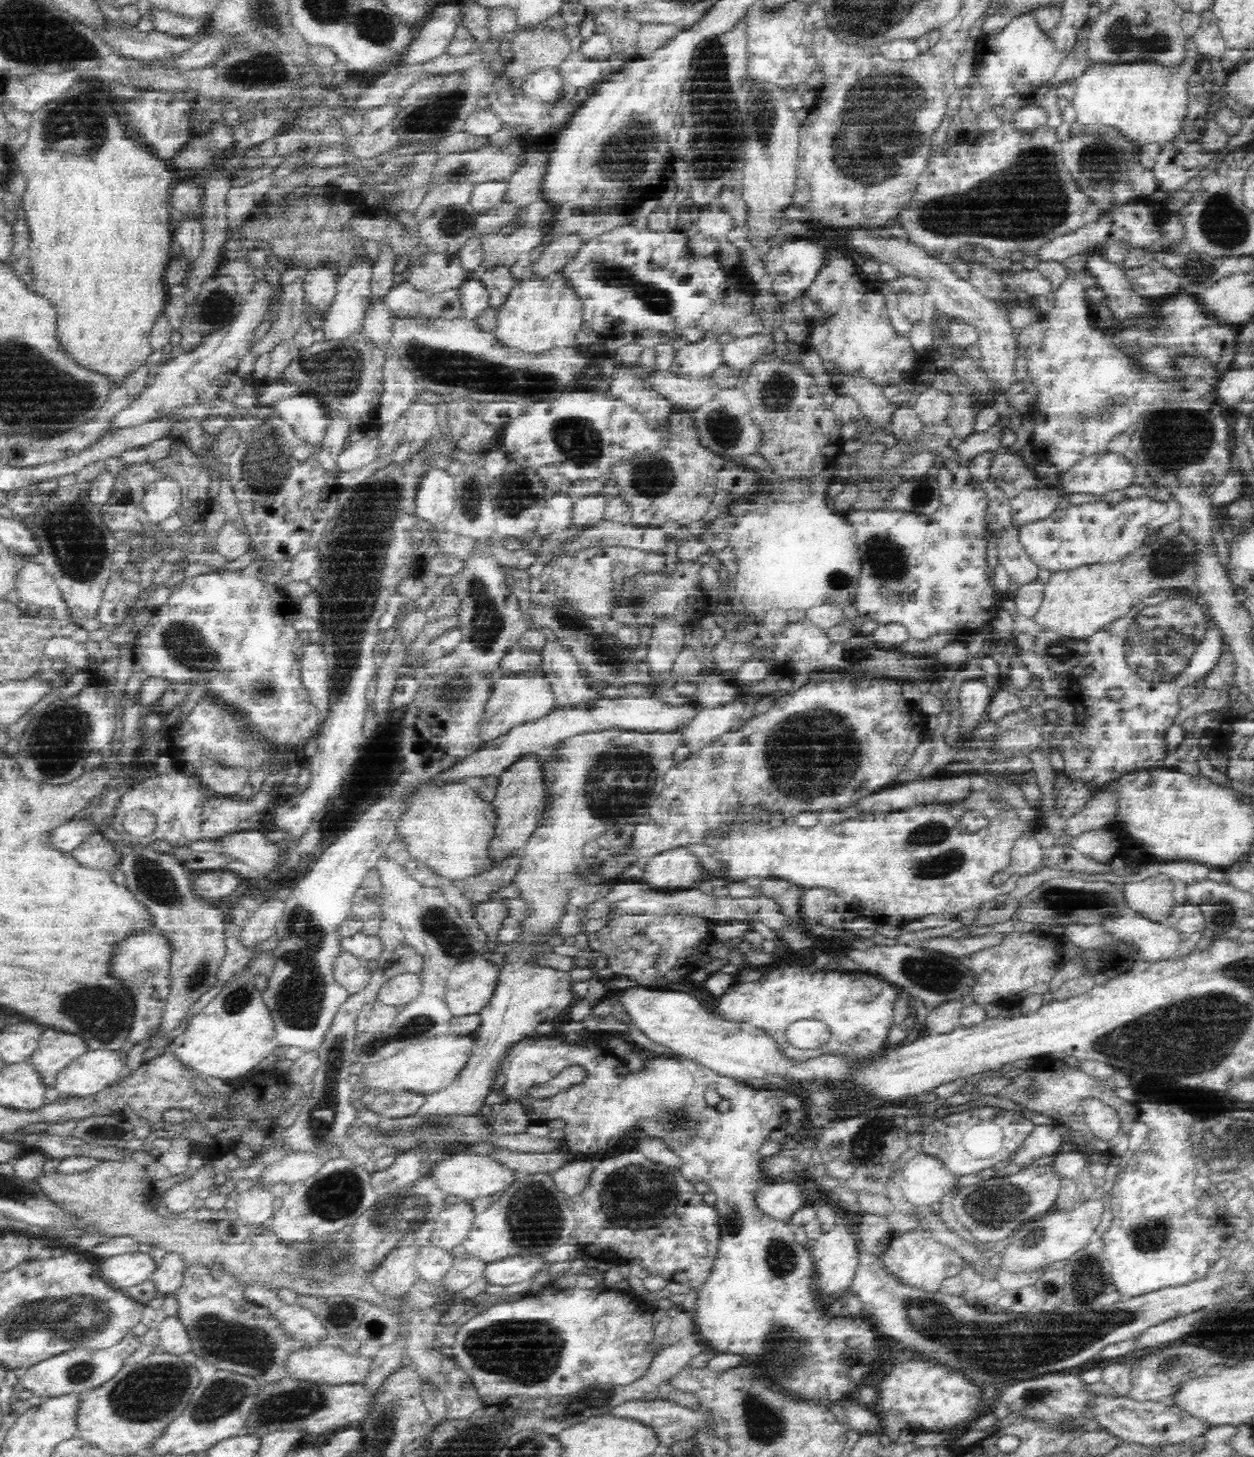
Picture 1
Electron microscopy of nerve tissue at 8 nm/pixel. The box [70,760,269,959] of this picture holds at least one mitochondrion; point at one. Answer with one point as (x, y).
(154, 879)

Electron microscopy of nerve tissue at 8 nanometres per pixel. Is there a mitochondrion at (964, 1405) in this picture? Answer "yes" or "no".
no

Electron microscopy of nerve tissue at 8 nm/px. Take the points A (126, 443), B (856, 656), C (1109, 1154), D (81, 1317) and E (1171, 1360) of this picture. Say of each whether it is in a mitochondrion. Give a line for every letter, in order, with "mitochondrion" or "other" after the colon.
A: other
B: mitochondrion
C: other
D: mitochondrion
E: mitochondrion

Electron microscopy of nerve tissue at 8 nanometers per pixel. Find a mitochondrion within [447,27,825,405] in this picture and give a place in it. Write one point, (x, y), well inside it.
(715, 114)

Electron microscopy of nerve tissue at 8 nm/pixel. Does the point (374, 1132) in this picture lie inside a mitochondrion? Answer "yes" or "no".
yes

